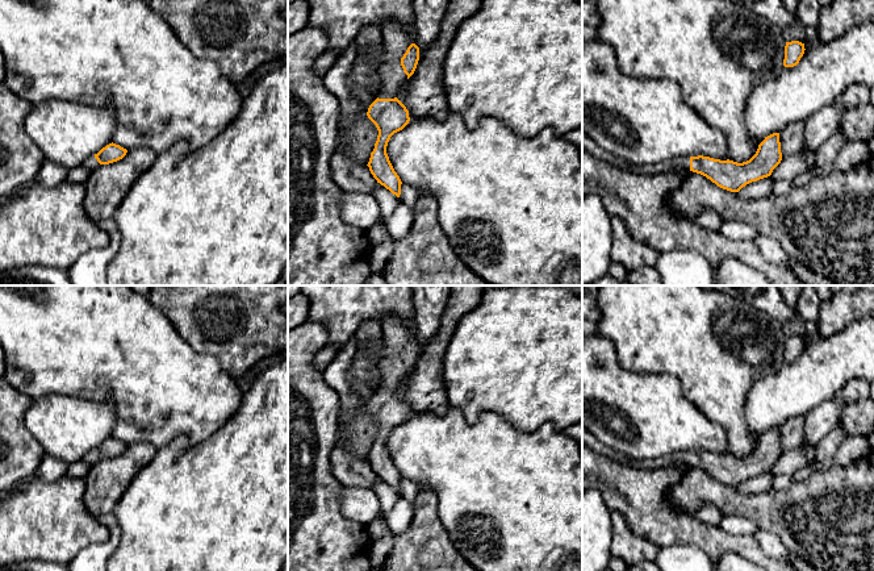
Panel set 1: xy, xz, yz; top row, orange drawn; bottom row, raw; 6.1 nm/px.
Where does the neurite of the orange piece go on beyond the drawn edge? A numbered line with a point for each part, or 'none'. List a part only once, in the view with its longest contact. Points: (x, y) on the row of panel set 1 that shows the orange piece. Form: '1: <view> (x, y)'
1: xz (396, 41)

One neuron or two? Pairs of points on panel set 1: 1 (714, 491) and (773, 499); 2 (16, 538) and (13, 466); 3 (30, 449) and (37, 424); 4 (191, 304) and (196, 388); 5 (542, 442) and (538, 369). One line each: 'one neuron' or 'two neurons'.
1: one neuron
2: two neurons
3: two neurons
4: two neurons
5: two neurons

